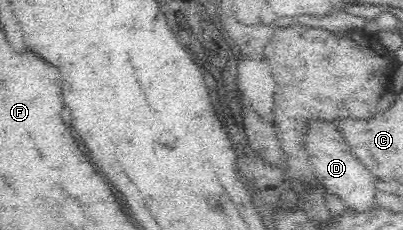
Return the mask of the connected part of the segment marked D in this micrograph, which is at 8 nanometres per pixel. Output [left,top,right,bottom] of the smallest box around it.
[302,119,380,212]

